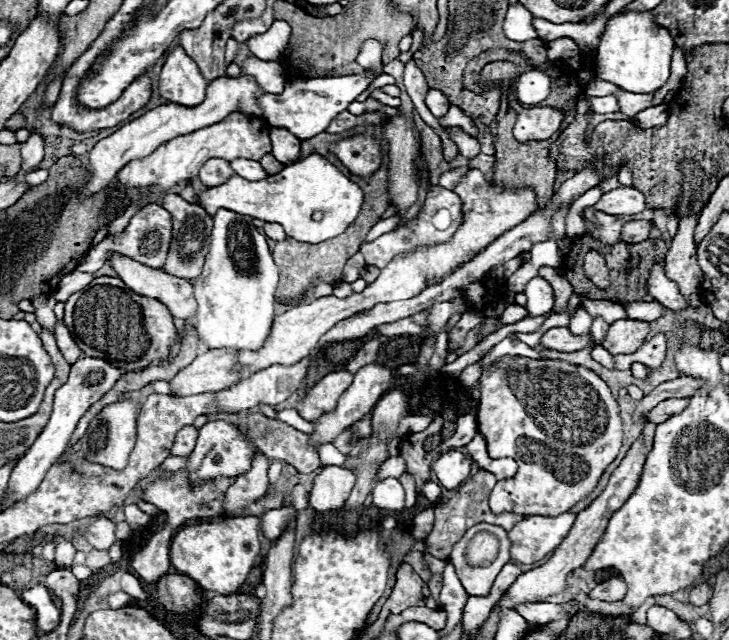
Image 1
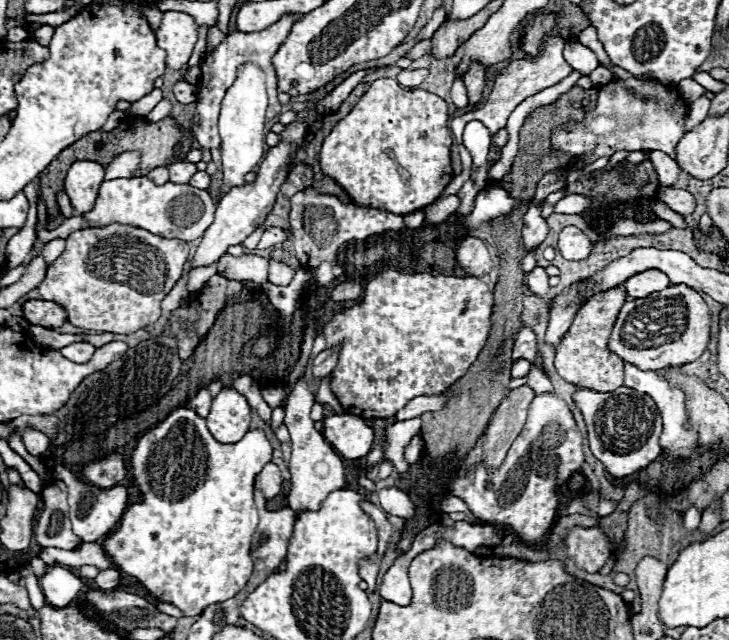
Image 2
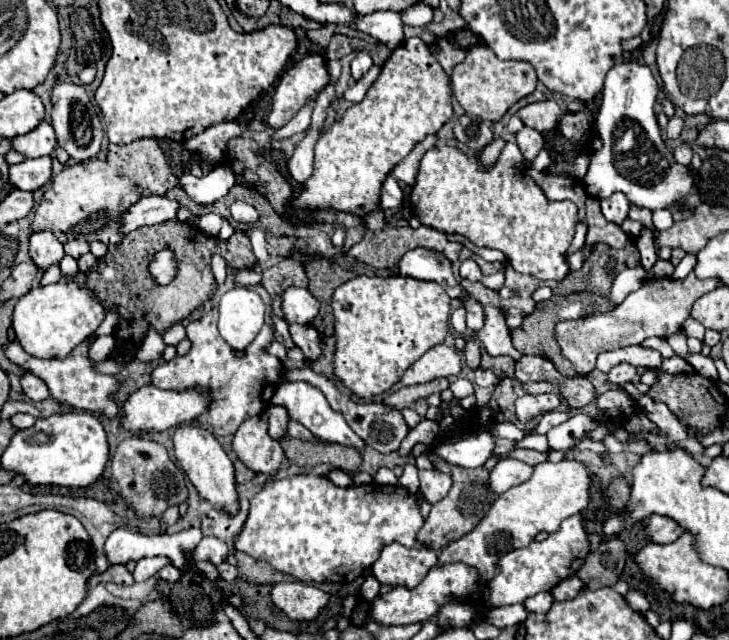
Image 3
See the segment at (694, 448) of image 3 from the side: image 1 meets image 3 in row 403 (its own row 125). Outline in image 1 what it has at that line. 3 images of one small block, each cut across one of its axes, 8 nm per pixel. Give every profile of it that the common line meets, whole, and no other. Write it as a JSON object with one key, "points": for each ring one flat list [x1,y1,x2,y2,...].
{"points":[[668,104,646,108,634,116,634,124,644,130,650,126,662,126,662,122,666,122,666,110,670,110]]}

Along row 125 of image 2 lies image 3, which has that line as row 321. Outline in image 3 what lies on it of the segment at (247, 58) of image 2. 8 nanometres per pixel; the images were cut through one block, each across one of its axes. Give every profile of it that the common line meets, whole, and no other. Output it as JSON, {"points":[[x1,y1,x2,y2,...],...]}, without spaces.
{"points":[[212,308,204,318,190,322,186,326,188,338,192,340,190,352,184,356,176,356,166,364,160,364,152,372,152,384,166,390,192,388,196,384,224,394,226,398,214,398,210,412,206,412,206,416,198,416,196,422,212,426,216,434,234,434,246,418,256,416,258,412,264,412,264,408,268,408,268,400,274,394,274,388,278,388,278,384,282,382,284,366,280,360,276,360,272,354,266,352,266,346,274,342,272,324,264,324,254,342,244,350,234,350,232,346,228,346,226,340,220,336,216,324,218,324,218,308]]}

